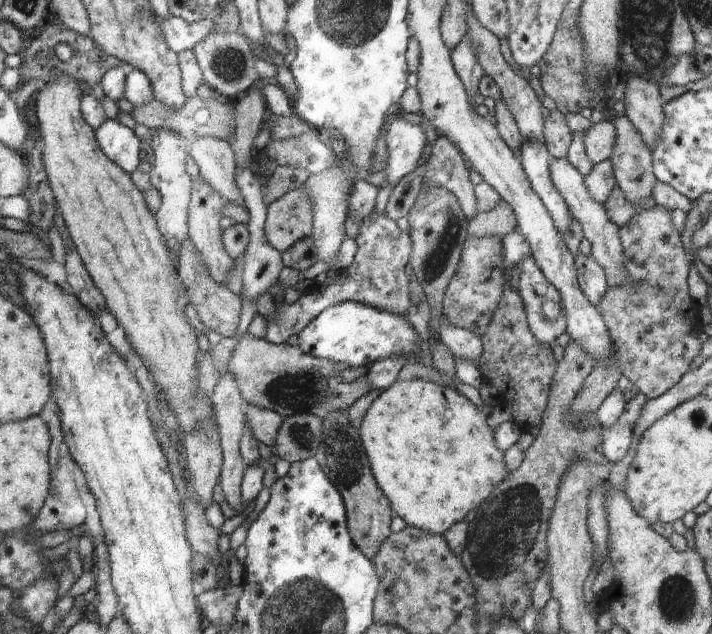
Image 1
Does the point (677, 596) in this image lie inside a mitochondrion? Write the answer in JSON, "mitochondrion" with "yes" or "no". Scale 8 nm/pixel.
{"mitochondrion":"yes"}

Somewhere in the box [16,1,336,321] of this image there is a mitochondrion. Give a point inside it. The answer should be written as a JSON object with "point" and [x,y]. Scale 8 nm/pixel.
{"point":[228,64]}

